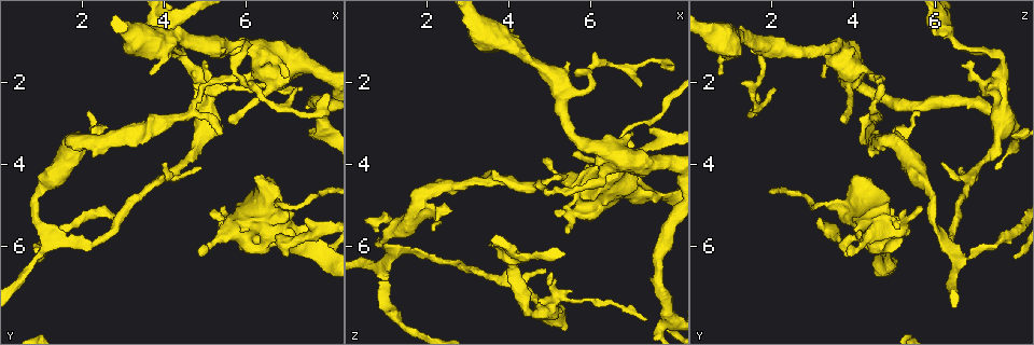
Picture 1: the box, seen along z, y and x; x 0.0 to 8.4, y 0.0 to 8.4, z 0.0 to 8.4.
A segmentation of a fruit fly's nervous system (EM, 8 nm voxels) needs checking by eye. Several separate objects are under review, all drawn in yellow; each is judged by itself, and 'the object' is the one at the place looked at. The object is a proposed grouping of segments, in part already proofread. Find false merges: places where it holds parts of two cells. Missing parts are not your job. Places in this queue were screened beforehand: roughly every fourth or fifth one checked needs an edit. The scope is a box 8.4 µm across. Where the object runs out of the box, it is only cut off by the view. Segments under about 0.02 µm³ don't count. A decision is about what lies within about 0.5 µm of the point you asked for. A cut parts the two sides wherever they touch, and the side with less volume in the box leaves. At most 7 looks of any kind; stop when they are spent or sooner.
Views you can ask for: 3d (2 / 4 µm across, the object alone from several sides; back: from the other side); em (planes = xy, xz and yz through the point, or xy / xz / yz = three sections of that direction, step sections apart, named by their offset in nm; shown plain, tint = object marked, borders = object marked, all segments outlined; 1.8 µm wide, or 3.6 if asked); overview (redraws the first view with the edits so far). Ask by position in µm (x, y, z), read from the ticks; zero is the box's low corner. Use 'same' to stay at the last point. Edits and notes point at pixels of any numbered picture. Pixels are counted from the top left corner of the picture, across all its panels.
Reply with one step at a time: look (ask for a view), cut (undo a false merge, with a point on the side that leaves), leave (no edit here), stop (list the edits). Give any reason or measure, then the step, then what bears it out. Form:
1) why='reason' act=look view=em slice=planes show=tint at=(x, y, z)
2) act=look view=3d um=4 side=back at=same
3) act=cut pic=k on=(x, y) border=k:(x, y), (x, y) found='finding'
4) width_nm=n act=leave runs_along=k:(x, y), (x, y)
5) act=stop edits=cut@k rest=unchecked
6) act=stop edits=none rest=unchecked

why='a fork' act=look view=em slice=xy step=4 show=tint at=(5.15, 2.15, 7.45)

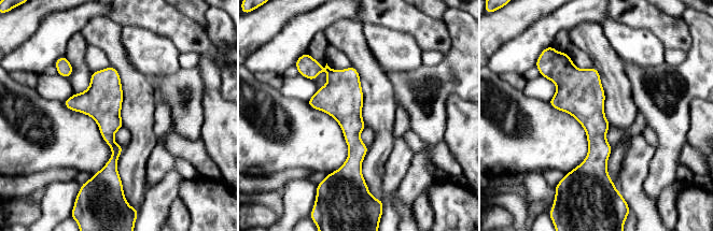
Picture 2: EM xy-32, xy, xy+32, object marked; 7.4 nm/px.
why='another direction' act=look view=em slice=planes show=tint at=same

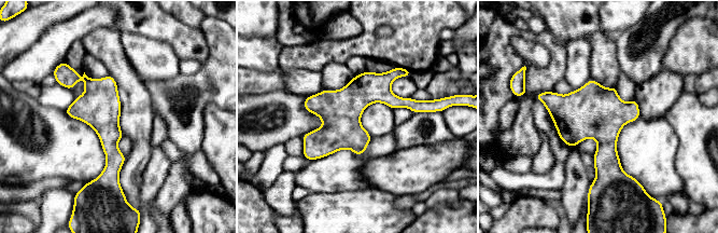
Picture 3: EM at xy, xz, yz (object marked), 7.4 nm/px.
width_nm=300 act=leave found='all the same cell'

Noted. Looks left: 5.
why='calibre changes' act=look view=em slice=planes show=tint at=(1.85, 3.45, 4.95)

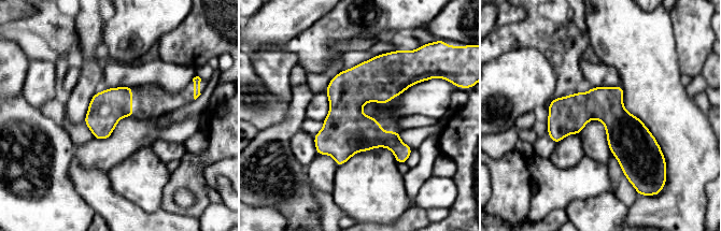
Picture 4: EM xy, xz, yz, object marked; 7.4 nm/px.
width_nm=260 act=leave runs_along=4:(551, 106), (604, 107), (655, 149) found='one cell here'

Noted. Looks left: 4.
why='sharp bend' act=look view=em slice=planes show=tint at=(6.90, 4.95, 3.55)

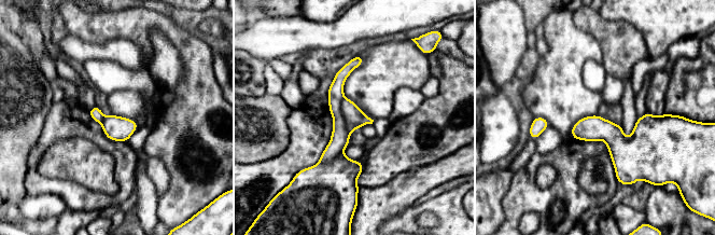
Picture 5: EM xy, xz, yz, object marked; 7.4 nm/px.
width_nm=190 act=cut pic=5 on=(339, 139) border=5:(344, 97), (341, 113), (349, 134) found='two cells meet here'

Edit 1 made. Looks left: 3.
act=stop edits=cut@5 rest=unchecked

